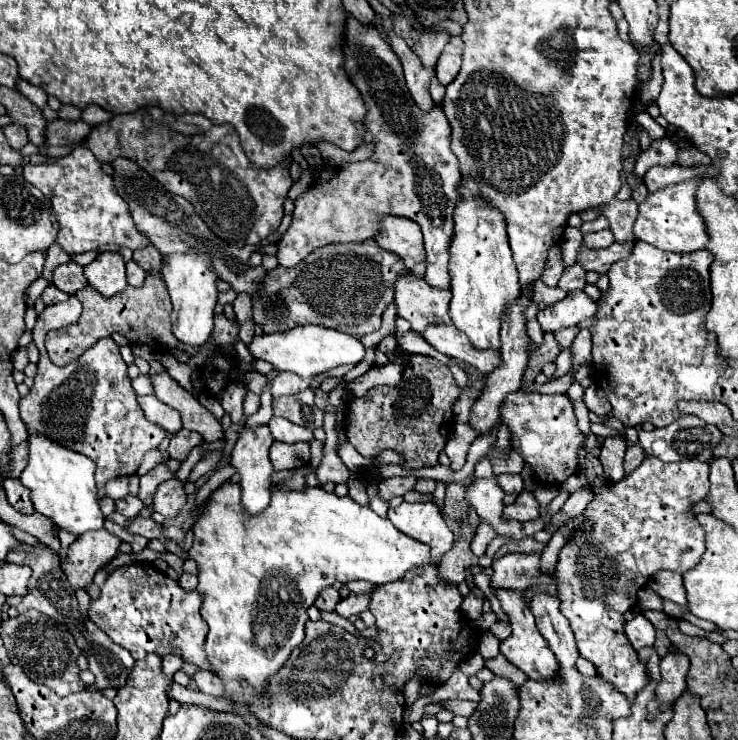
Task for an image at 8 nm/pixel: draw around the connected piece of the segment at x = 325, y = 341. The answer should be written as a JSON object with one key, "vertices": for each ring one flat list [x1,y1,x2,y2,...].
{"vertices":[[302,325,284,333,254,335,252,343,248,345,248,351,254,359,268,361,276,371,290,371,300,375,302,379,320,375,340,365,358,365,364,357,362,341,354,339,352,335,344,335,340,331,324,329,318,325]]}

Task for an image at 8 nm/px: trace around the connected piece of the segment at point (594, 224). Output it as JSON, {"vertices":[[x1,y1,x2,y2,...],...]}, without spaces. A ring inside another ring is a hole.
{"vertices":[[598,215,598,219,590,221,590,223,584,223,580,227,582,233,588,233,588,231,602,231,602,229,608,229,608,219,604,215]]}

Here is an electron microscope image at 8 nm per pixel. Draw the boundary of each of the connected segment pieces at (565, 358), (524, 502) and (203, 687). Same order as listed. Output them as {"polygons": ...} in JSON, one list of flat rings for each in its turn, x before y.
{"polygons":[[[570,348,560,352,555,360,555,364,556,371,550,379,561,377,562,375,568,373,568,371,572,368,572,353,570,353]],[[522,491,512,505,504,507,502,513,504,521,520,521,520,523,538,519,538,515,540,515,540,505,530,491]],[[196,671,192,679,196,681,196,685,202,693,208,693,208,695,214,695,214,697,224,697,226,695,224,683,212,671]]]}

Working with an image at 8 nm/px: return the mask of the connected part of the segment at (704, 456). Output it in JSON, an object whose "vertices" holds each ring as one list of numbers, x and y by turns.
{"vertices":[[684,415,680,421,674,421,672,425,664,429,654,431,640,431,638,443,646,451,646,455,654,455,662,461,682,461,682,459,698,459,698,461,710,461,714,447,722,441,722,433,716,425,708,425,706,421,698,419,696,415]]}

